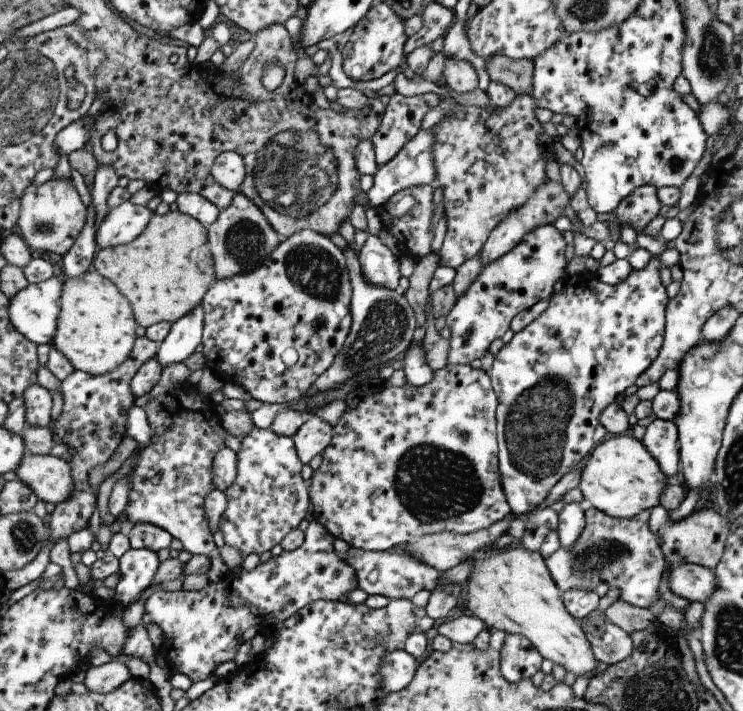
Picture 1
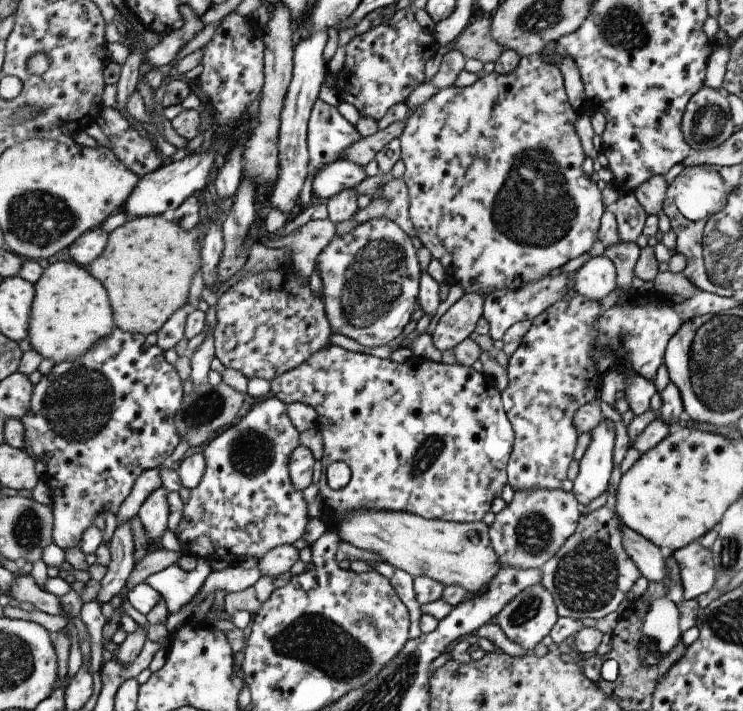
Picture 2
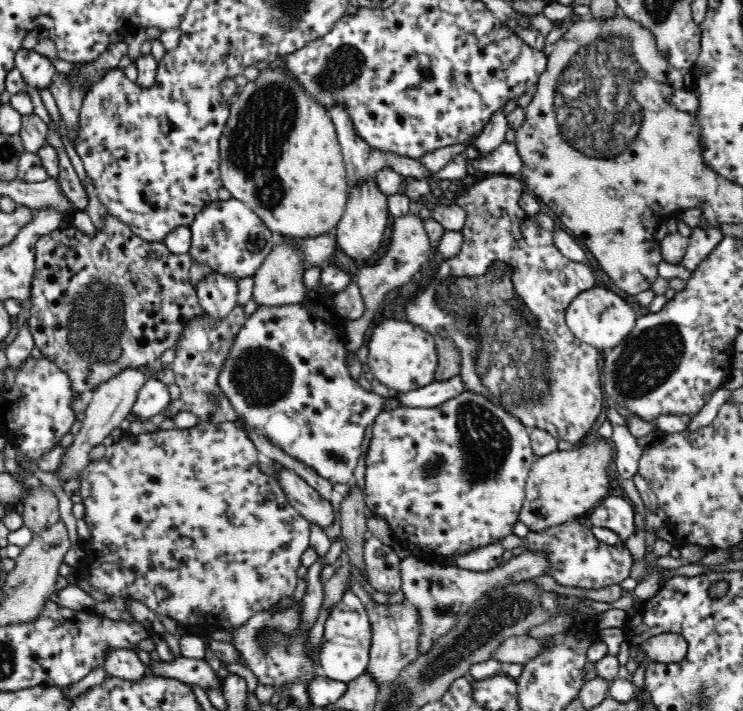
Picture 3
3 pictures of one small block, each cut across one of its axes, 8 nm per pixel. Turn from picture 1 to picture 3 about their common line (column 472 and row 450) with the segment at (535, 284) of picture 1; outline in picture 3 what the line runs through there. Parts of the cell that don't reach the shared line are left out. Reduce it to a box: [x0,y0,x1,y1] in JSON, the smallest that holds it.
[217,300,384,485]

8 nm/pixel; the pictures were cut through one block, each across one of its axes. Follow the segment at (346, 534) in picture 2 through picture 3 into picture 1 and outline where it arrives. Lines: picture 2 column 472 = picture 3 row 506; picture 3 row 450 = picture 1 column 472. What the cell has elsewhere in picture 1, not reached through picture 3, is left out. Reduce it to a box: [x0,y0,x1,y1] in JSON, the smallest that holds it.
[464,544,600,680]

